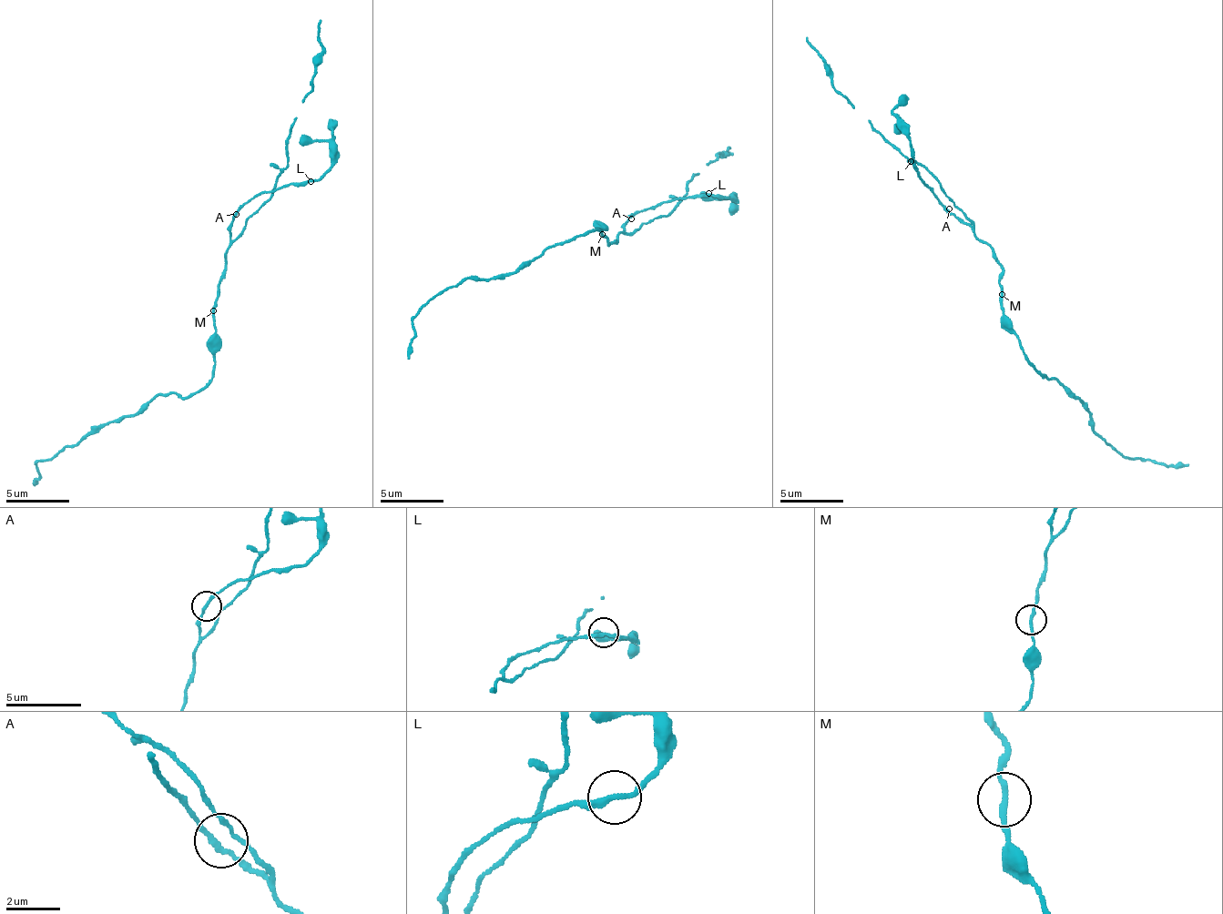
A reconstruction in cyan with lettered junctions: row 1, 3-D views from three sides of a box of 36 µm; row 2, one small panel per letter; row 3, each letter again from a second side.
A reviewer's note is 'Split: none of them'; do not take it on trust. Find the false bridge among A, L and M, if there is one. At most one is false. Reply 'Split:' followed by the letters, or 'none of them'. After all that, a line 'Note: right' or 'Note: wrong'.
Split: none of them
Note: right

